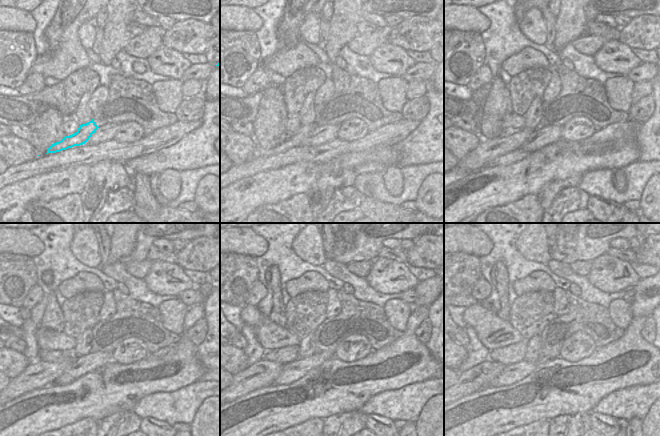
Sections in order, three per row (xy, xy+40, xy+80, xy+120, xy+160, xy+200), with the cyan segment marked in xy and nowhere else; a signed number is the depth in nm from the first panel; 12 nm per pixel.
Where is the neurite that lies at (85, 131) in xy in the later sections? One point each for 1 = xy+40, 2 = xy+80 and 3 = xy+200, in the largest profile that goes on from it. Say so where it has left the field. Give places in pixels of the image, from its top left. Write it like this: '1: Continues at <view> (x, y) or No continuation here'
1: Continues at xy+40 (287, 141)
2: Continues at xy+80 (488, 150)
3: Continues at xy+200 (478, 377).

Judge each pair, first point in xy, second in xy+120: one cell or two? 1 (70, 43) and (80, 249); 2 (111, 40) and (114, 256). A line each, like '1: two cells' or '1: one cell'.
1: two cells
2: one cell

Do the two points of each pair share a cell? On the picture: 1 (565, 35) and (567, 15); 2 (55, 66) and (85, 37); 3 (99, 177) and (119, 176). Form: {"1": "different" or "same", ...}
{"1": "same", "2": "different", "3": "same"}

